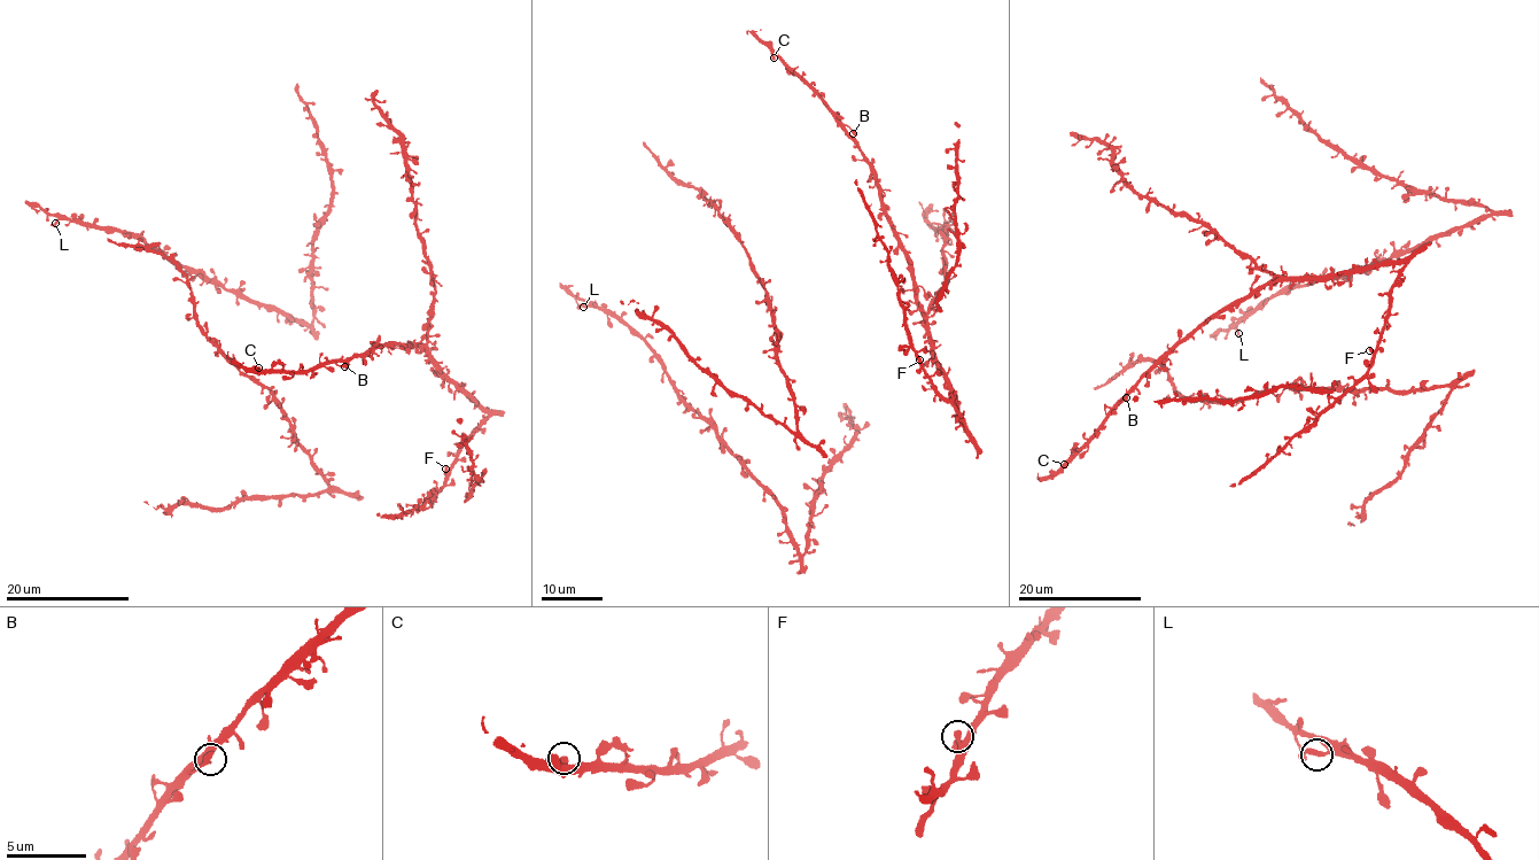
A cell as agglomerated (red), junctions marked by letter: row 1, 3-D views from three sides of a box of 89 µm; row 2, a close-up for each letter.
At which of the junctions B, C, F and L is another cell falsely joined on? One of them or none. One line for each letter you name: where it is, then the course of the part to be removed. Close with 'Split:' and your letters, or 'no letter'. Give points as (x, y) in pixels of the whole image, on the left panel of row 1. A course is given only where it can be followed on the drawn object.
Split: no letter

